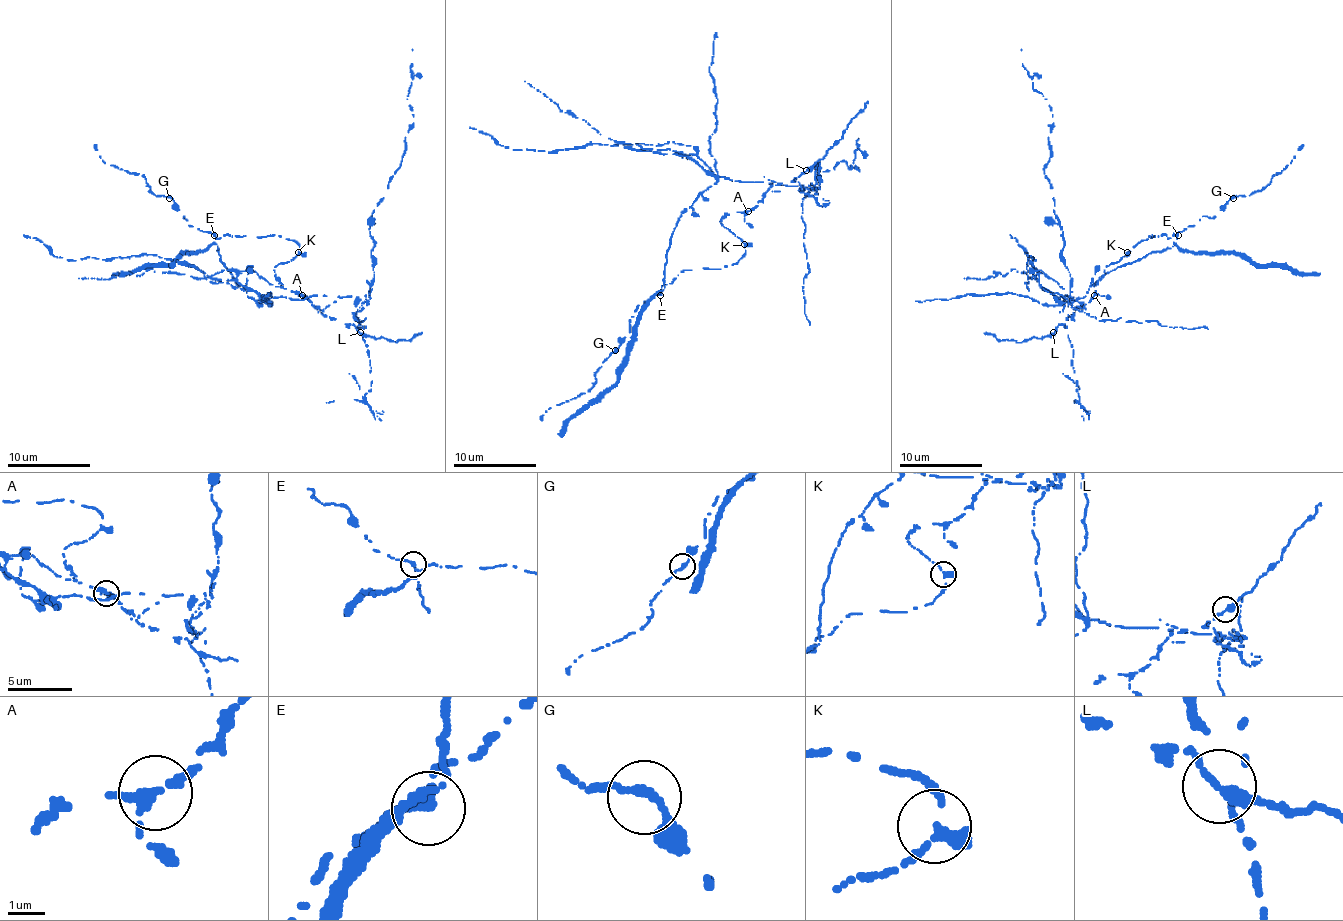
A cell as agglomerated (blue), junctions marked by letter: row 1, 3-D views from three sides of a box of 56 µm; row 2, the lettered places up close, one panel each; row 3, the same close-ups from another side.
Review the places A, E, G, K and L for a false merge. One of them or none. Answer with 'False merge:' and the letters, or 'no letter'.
False merge: E

